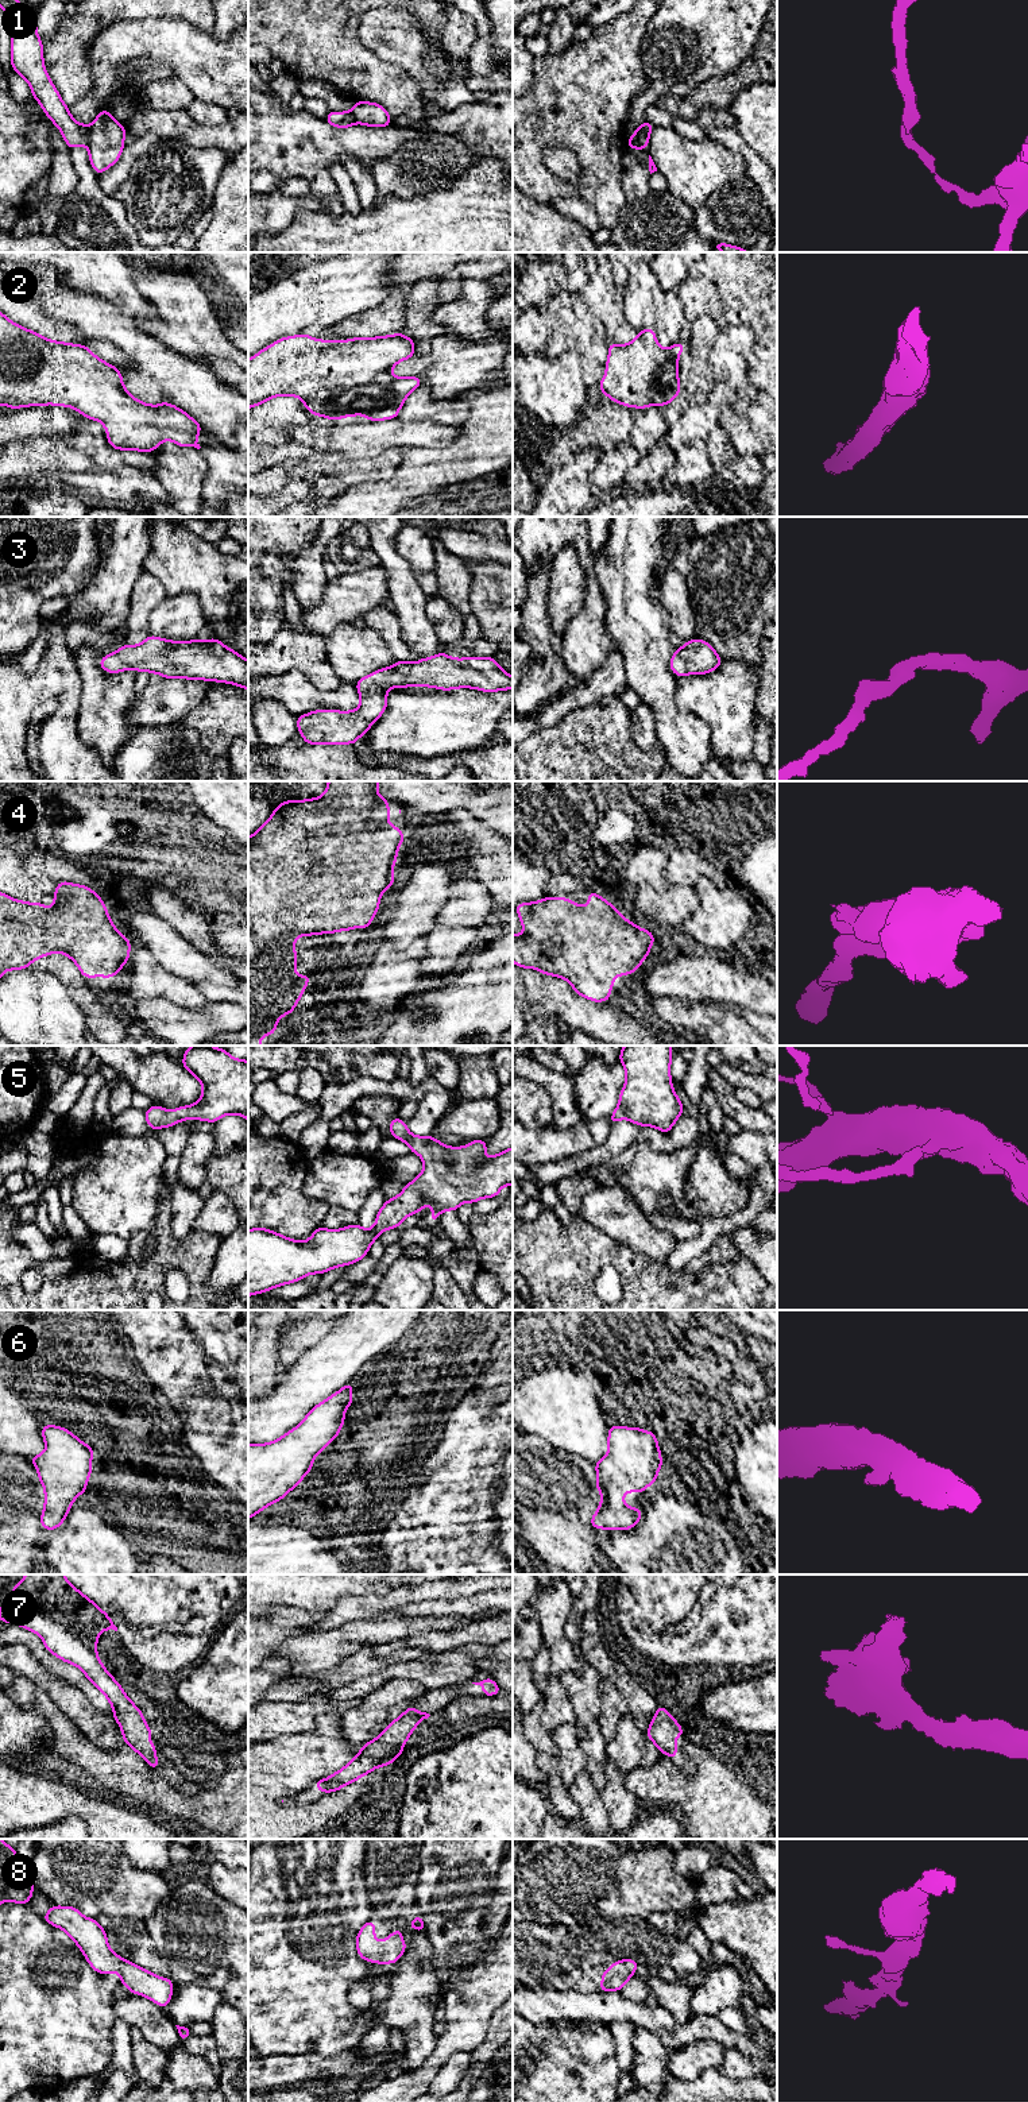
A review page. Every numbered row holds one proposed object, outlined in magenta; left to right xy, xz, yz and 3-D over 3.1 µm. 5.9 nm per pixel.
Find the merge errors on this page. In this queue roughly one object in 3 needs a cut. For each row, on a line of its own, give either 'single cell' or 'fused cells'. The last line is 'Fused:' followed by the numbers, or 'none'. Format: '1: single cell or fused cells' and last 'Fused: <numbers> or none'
1: fused cells
2: single cell
3: single cell
4: single cell
5: single cell
6: single cell
7: single cell
8: single cell
Fused: 1

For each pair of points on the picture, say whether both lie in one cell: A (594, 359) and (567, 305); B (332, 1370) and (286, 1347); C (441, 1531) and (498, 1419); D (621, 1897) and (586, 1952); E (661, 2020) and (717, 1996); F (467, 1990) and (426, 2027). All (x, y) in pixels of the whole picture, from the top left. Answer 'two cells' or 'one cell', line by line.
A: one cell
B: two cells
C: one cell
D: two cells
E: two cells
F: two cells

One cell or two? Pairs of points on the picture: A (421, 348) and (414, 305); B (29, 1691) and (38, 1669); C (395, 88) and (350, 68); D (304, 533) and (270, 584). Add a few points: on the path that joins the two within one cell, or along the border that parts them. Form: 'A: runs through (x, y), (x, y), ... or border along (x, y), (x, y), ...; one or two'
A: runs through (421, 337), (417, 316); one
B: border along (16, 1674), (24, 1676), (39, 1687), (55, 1704); two
C: runs through (385, 82), (374, 81), (360, 74); one
D: runs through (288, 534), (271, 551), (271, 568); one

